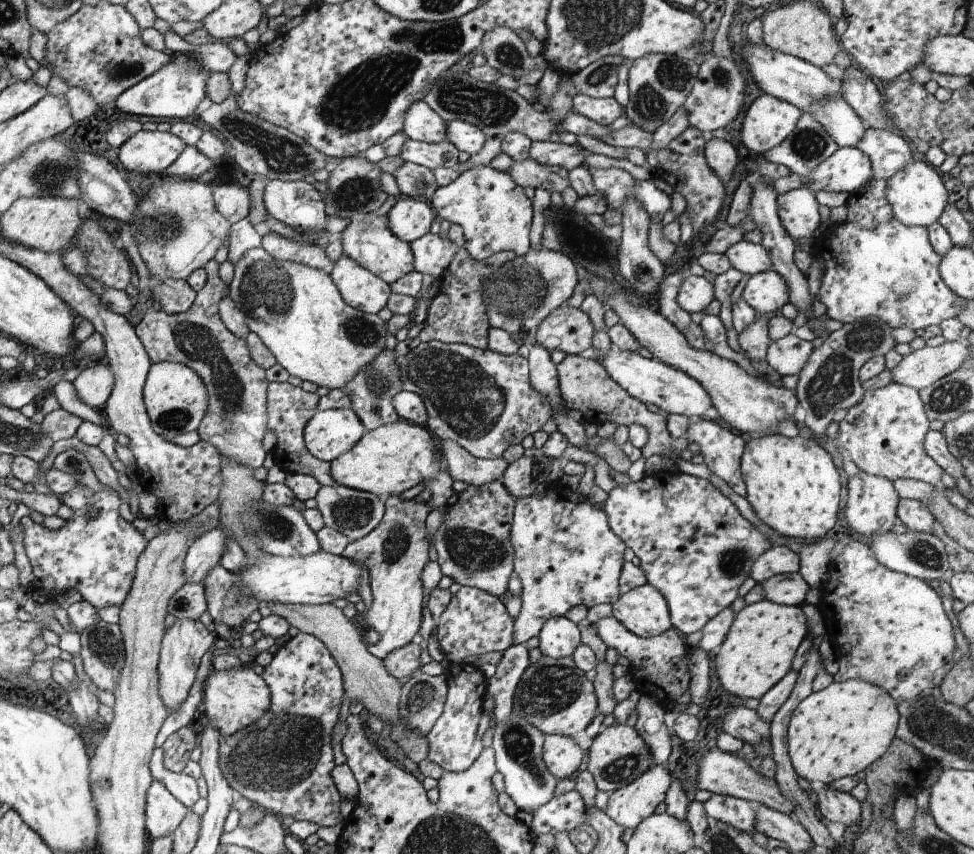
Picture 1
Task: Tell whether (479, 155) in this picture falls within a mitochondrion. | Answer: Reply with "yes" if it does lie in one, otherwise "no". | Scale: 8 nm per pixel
no

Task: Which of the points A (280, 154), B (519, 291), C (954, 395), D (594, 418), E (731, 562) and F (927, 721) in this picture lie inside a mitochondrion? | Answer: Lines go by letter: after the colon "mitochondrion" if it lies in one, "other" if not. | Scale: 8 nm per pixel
A: mitochondrion
B: mitochondrion
C: mitochondrion
D: other
E: mitochondrion
F: mitochondrion

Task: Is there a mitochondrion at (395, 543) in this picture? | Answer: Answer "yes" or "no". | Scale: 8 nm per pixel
yes

